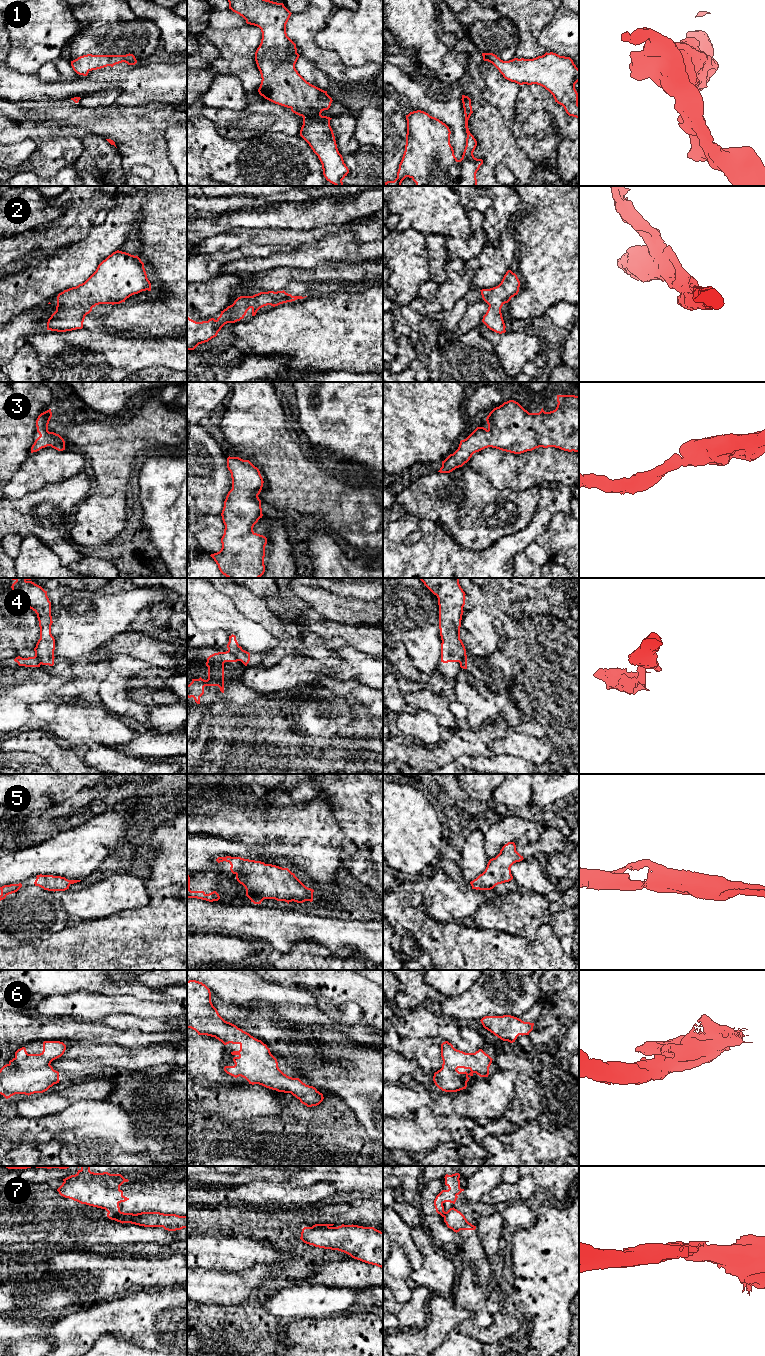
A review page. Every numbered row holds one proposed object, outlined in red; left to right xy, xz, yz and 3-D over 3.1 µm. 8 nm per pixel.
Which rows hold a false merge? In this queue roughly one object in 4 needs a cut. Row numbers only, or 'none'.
4, 7

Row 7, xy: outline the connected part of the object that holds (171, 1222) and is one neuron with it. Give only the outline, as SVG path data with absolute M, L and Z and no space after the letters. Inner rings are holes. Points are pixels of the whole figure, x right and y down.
M144 1212L137 1214L107 1213L107 1217L120 1223L131 1223L144 1227L163 1227L168 1231L187 1228L187 1216L164 1214L160 1212Z

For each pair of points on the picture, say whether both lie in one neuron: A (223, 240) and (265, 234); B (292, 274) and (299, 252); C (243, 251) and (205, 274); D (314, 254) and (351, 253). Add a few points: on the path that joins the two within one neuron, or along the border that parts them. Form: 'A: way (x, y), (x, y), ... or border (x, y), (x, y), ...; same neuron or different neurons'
A: way (233, 239), (242, 235), (255, 235); same neuron
B: border (303, 268), (275, 267), (271, 270); different neurons
C: way (234, 254), (221, 258), (214, 265); same neuron
D: way (323, 253), (342, 253); same neuron

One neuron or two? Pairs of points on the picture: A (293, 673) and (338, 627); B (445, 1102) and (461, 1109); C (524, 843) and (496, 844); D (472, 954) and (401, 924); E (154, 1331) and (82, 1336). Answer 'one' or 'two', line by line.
A: two
B: one
C: one
D: one
E: one

